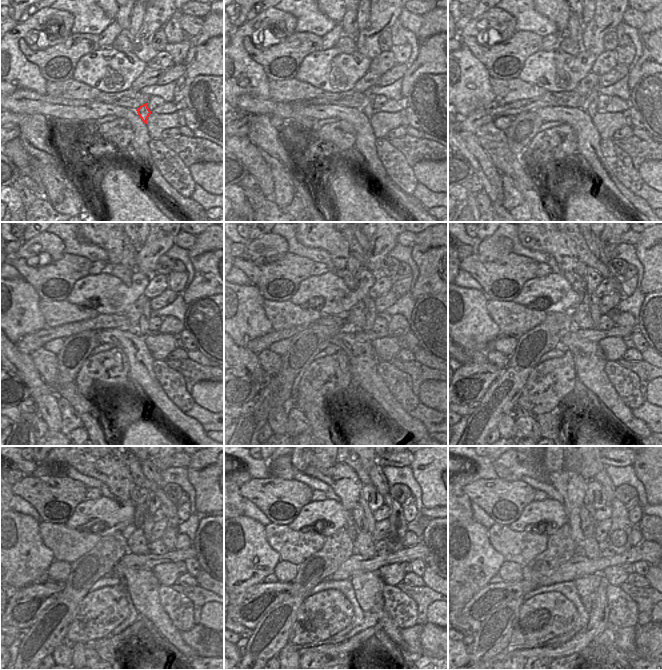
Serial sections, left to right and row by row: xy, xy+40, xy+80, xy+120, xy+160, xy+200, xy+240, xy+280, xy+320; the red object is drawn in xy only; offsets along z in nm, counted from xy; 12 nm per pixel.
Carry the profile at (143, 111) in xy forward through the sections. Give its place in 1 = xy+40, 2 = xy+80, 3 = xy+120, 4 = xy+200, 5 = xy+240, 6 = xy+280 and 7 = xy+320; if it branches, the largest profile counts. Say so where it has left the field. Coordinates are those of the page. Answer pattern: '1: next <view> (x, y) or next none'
1: next xy+40 (367, 109)
2: next xy+80 (591, 107)
3: next xy+120 (142, 328)
4: next xy+200 (591, 300)
5: next xy+240 (148, 524)
6: next xy+280 (368, 513)
7: next xy+320 (591, 510)

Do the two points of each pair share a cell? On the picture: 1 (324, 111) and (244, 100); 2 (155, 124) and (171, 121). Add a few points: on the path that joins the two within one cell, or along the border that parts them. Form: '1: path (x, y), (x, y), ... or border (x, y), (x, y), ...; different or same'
1: path (304, 112), (287, 113), (283, 110), (264, 106); same
2: path (159, 122), (167, 121); same

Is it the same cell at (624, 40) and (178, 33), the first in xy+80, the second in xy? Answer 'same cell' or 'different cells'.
same cell

